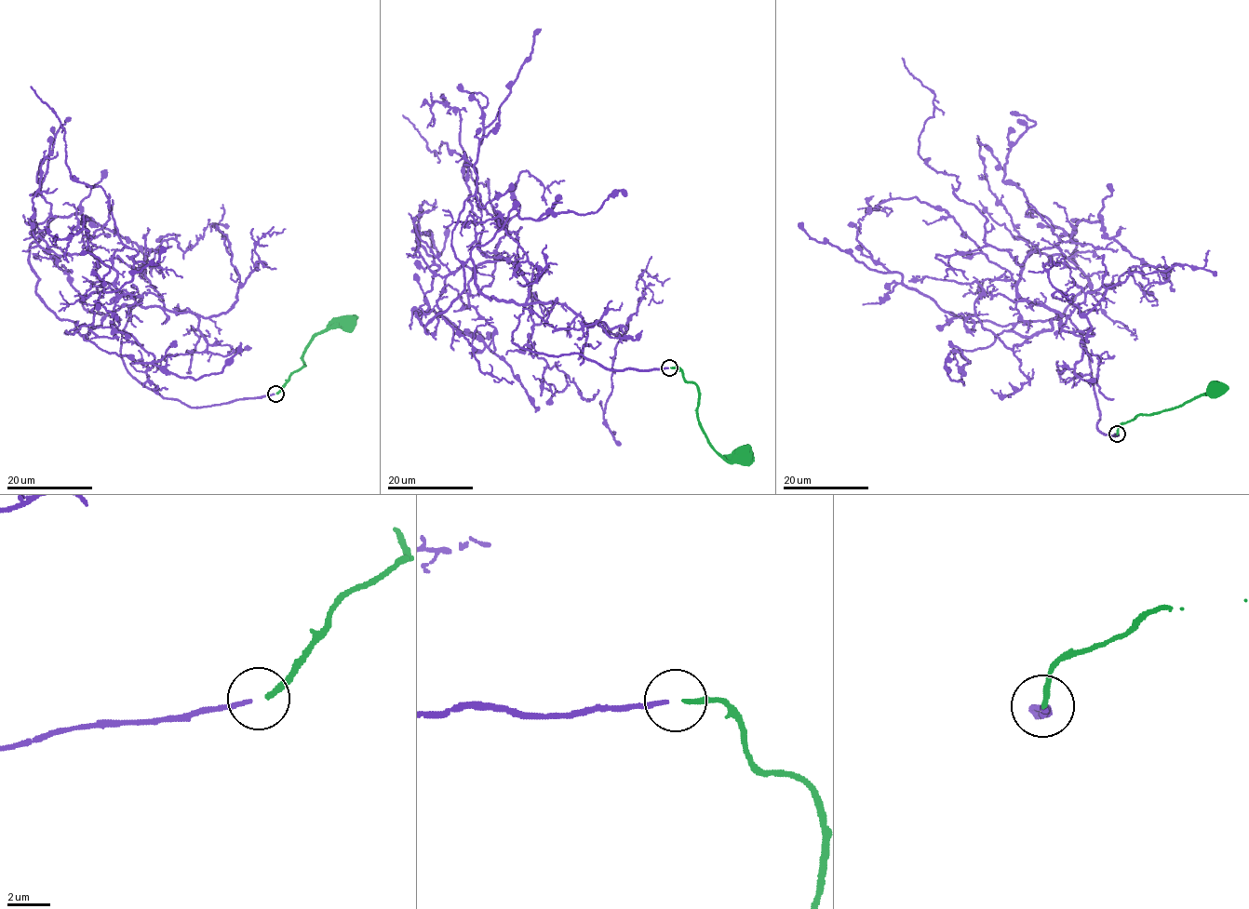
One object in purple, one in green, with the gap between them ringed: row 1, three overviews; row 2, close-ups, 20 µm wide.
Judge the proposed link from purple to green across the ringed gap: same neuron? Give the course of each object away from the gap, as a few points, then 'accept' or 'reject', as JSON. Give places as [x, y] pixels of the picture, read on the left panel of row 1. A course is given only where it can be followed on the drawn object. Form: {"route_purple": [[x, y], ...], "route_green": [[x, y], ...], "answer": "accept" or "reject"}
{"route_purple": [[274, 394], [167, 399], [121, 355], [135, 304], [87, 339], [36, 292], [69, 118]], "route_green": [[276, 394], [289, 377], [302, 366], [303, 353], [315, 335], [331, 327], [351, 324]], "answer": "accept"}

